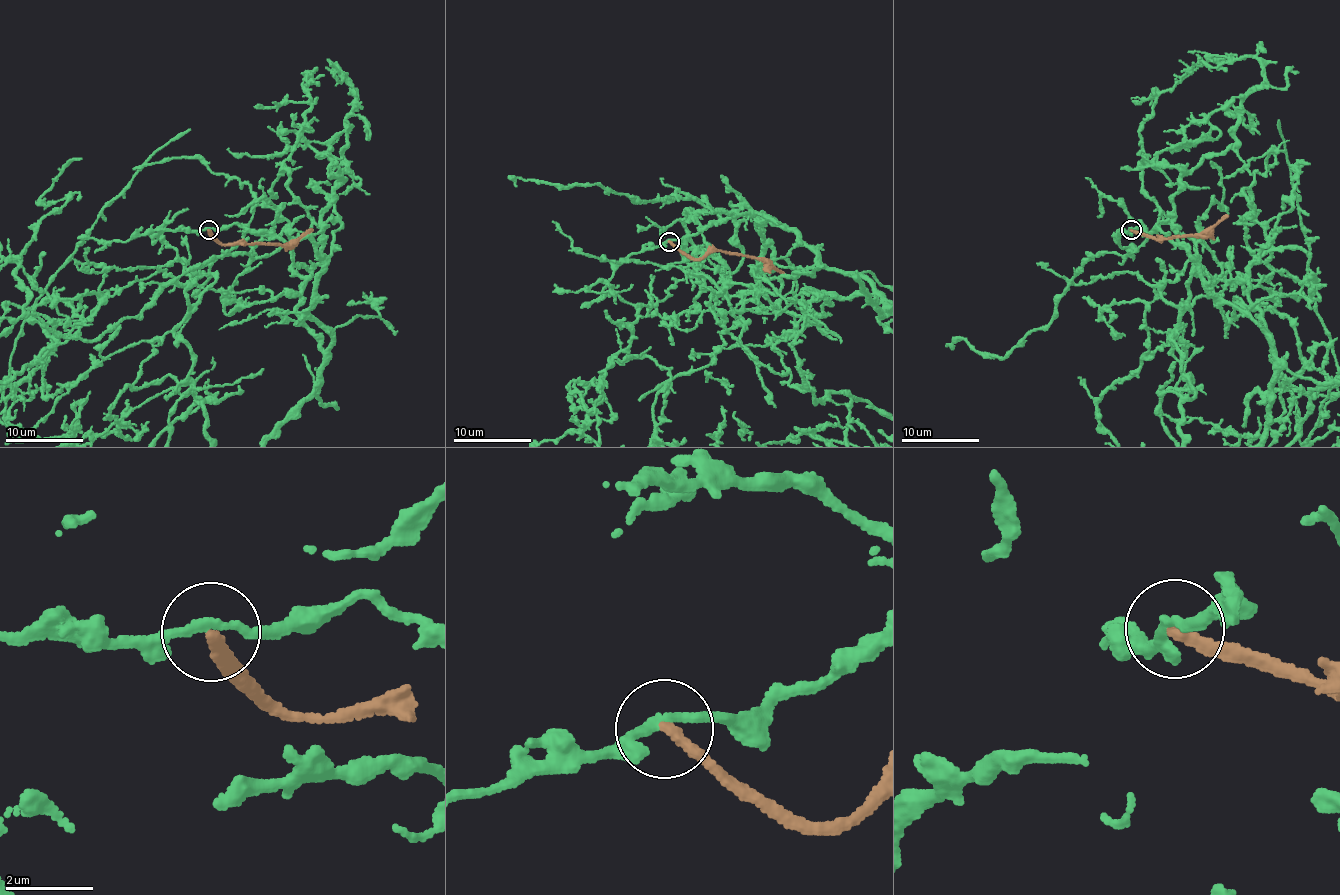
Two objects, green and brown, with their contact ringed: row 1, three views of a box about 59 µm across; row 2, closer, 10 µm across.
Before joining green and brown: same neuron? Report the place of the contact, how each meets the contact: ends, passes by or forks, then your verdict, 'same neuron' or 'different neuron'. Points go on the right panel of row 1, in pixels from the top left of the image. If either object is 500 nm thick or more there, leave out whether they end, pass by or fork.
at (1131, 229); green passes by; brown ends there; different neuron

